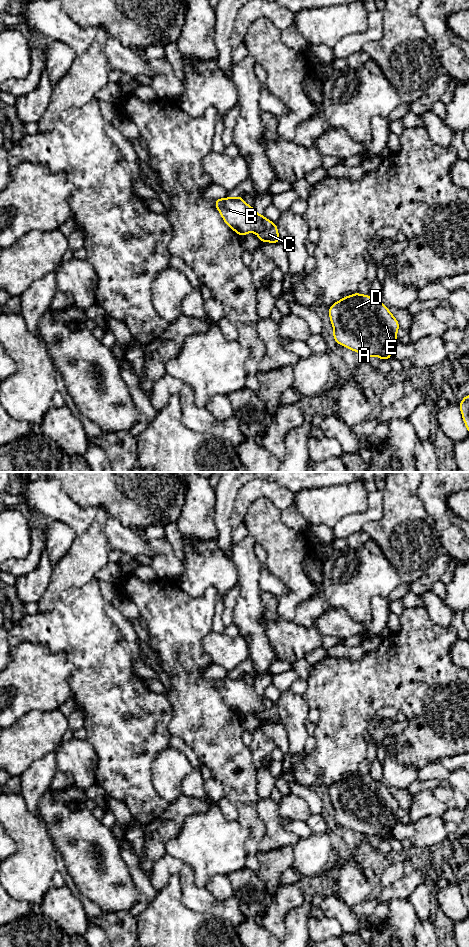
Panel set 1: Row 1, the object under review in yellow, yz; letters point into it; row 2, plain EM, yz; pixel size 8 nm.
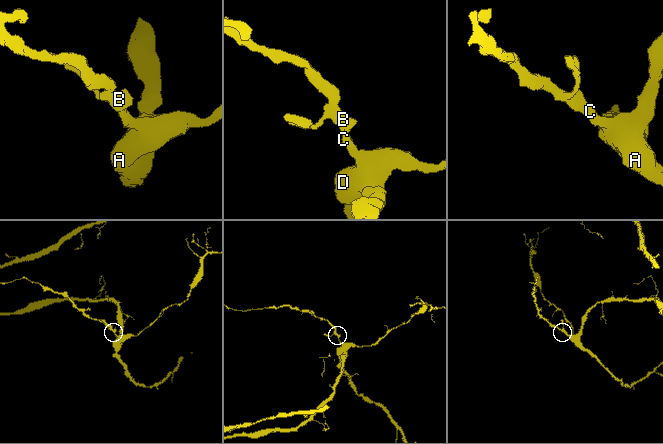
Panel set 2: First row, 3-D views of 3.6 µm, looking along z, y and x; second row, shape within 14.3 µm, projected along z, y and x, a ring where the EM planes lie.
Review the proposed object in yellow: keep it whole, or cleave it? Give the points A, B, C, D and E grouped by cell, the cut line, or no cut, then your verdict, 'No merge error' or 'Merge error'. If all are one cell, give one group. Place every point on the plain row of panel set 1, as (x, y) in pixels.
Groups: A B C D E. No split. No merge error

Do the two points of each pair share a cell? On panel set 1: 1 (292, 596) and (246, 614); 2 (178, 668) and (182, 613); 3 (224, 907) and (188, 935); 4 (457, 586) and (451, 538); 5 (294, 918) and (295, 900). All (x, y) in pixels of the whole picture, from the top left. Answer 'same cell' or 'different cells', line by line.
1: different cells
2: same cell
3: different cells
4: different cells
5: different cells

